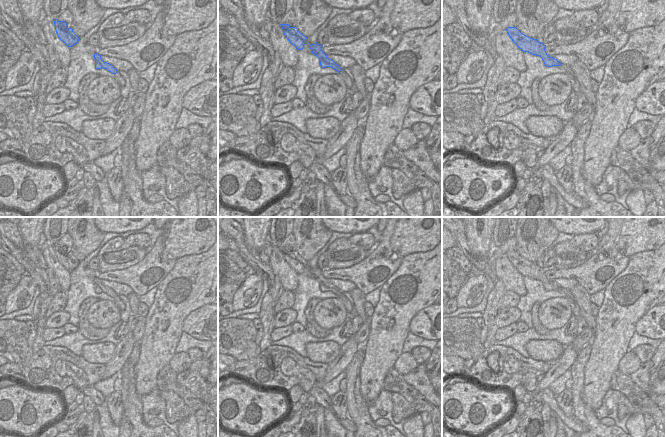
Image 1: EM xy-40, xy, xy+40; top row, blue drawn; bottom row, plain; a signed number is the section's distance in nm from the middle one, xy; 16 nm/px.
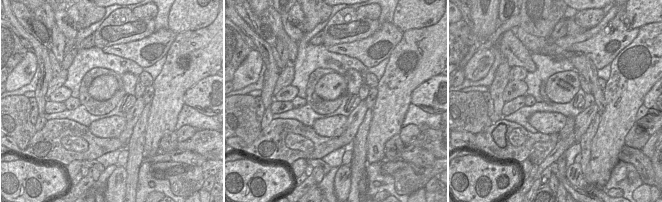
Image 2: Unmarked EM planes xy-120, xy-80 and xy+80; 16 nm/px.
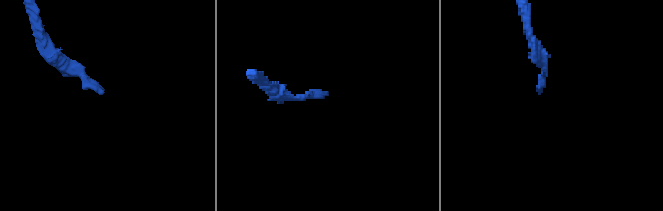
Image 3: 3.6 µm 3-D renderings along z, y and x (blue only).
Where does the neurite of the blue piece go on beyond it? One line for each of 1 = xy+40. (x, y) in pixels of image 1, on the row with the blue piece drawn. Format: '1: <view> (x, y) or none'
1: none

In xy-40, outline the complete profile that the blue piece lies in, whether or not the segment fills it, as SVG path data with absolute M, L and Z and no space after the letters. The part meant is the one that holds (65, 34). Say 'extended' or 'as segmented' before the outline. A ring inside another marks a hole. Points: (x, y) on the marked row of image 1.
as segmented; M54 21L56 33L61 41L65 43L68 47L72 47L79 41L78 37L72 28L68 27L68 24L65 21Z

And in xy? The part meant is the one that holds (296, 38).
as segmented; M280 24L285 37L296 47L297 50L302 50L306 44L307 37L298 31L296 27L290 27L289 24Z

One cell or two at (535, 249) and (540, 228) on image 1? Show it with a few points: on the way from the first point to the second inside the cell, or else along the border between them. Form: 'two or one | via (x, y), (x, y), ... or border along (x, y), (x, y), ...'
one | via (536, 244), (537, 233)

